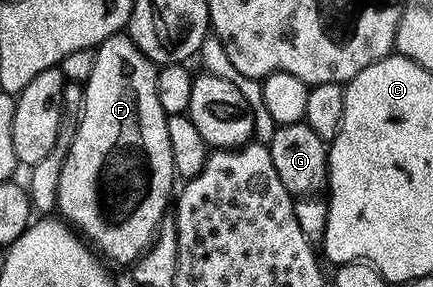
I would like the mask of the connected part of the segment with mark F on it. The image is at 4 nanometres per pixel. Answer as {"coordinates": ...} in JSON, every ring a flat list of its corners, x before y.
{"coordinates":[[120,32,105,39,95,50,93,76,89,76,83,86,79,127,61,168,57,207,60,210,58,213,76,231,86,235,104,255,107,253,115,262,131,264,142,257,151,245,161,220,168,213,173,198,171,185,177,182,173,152,169,148,168,117,161,108,161,100,157,100,155,63,143,55,141,48,137,48,137,44,133,44,126,33]]}

